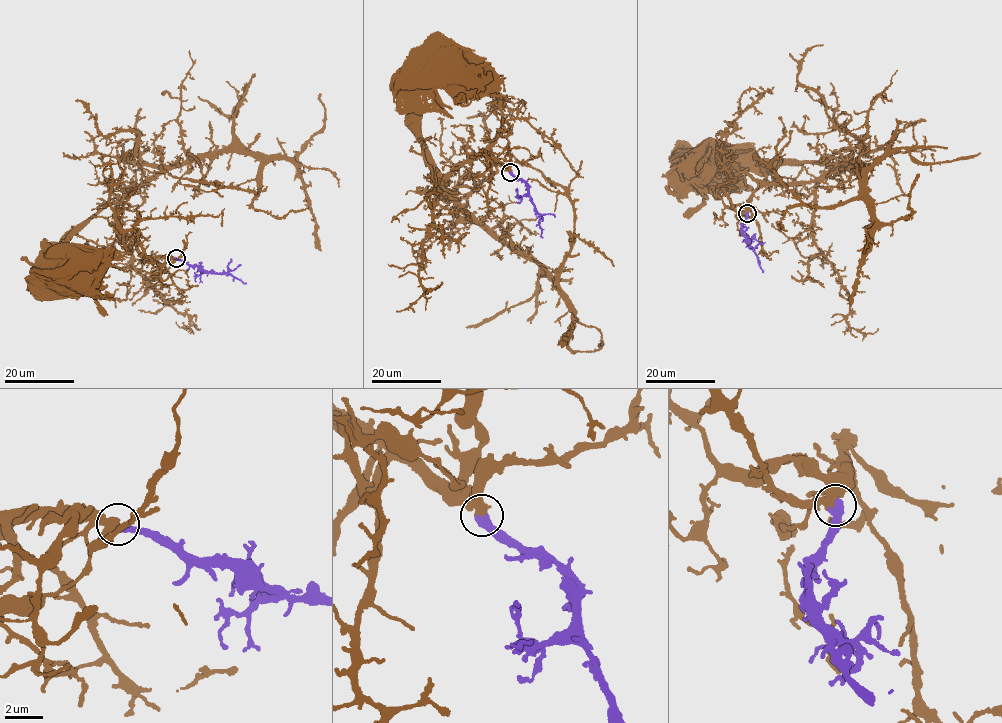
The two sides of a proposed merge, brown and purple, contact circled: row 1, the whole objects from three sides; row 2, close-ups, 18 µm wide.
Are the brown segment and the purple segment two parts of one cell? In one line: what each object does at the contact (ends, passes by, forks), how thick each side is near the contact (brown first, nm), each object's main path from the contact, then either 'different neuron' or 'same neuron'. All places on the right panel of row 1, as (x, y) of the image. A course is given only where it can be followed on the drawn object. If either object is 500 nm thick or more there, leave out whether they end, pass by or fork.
brown passes by; purple ends there; 420 nm thick on the brown side, 460 nm on the other; brown runs (747, 213), (750, 197), (760, 188), (814, 181), (830, 166), (736, 155), (710, 162), (691, 173), (691, 168); purple runs (747, 213), (741, 226), (763, 272); same neuron

